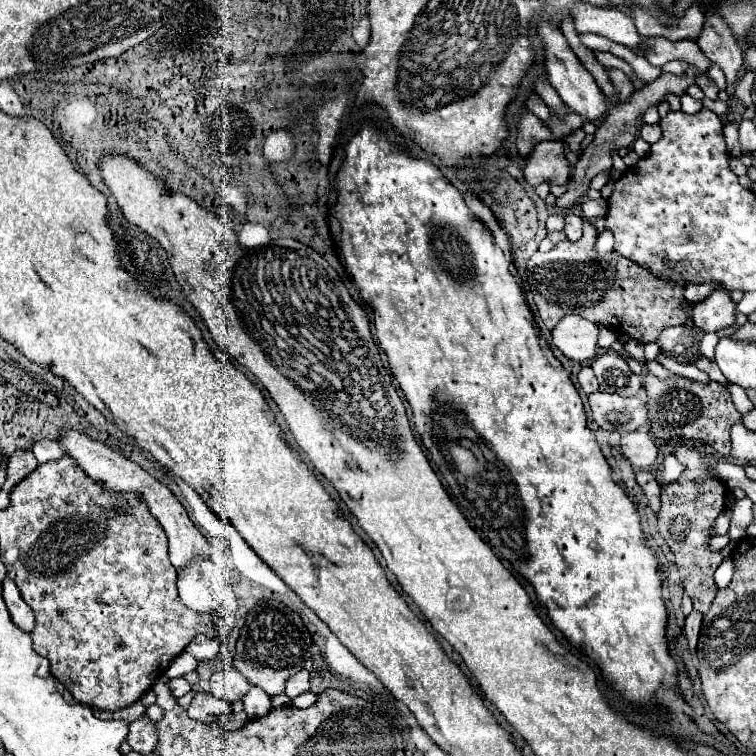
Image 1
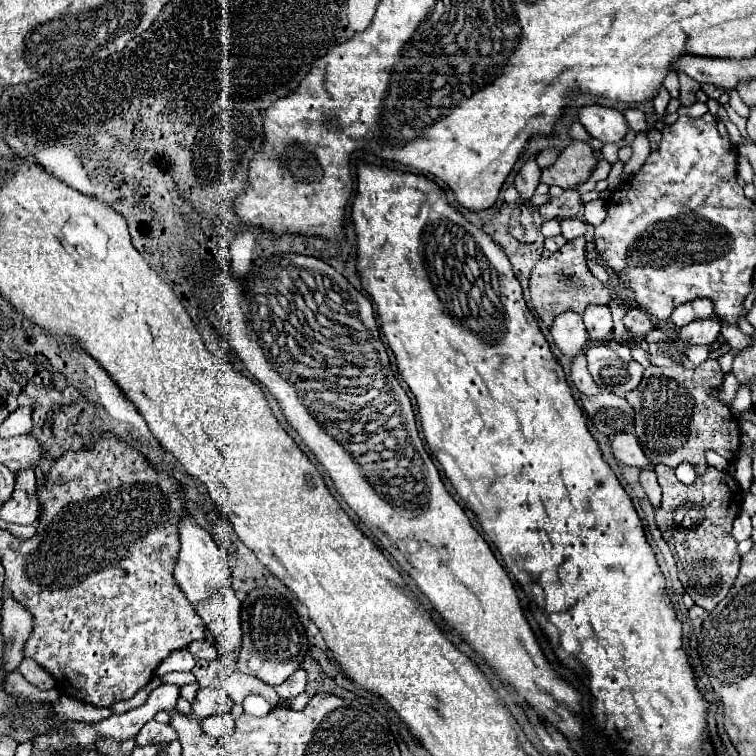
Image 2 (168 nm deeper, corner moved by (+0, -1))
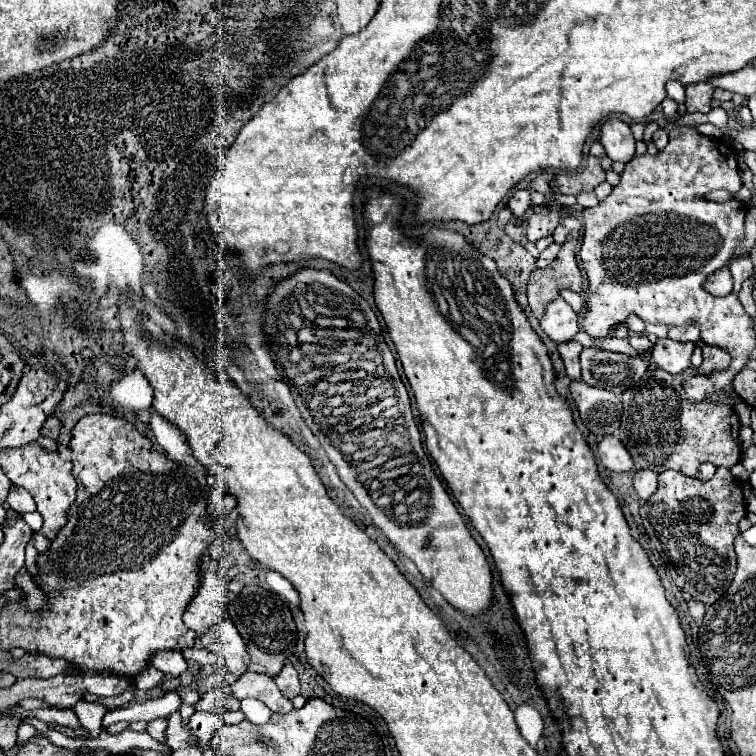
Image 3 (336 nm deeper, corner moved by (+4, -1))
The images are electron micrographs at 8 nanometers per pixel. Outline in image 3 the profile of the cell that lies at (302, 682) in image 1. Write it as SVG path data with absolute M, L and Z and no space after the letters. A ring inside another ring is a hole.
M290 663L282 667L282 671L274 677L274 681L276 681L276 685L278 685L280 693L282 693L284 697L288 697L288 699L292 699L292 697L296 697L296 695L300 693L298 671L296 671L296 669L294 669L294 665L290 665Z

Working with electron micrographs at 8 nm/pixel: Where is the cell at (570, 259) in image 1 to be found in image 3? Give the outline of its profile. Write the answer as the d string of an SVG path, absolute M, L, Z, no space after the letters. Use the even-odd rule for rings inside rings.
M572 231L562 245L554 263L546 269L534 269L528 281L528 305L536 319L544 315L544 309L550 301L560 297L562 289L570 289L582 293L584 277L576 263L576 245L578 245L578 231Z

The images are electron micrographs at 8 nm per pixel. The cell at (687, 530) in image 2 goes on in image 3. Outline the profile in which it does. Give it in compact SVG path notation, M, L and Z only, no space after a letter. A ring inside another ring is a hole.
M724 467L716 469L708 481L686 477L680 471L664 471L658 475L656 493L642 503L640 515L674 583L704 605L716 603L736 573L734 539L740 533L738 521L746 515L740 481Z

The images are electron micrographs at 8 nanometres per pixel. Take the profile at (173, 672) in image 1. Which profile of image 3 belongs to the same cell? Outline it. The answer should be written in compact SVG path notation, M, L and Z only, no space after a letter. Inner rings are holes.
M160 651L150 659L150 665L154 665L164 675L172 675L172 677L182 675L188 667L182 651Z

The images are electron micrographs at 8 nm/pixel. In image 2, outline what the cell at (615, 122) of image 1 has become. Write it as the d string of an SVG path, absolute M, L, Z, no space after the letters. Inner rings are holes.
M566 189L558 199L550 199L548 203L540 205L538 207L538 213L540 213L540 219L542 223L544 221L550 221L550 219L570 219L570 217L576 217L578 211L580 211L582 203L580 203L580 195L574 191L574 189Z

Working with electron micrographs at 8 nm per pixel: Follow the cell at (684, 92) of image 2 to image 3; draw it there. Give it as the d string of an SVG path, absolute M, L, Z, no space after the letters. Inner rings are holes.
M690 83L686 85L686 111L688 113L694 113L694 111L700 111L700 113L708 113L710 111L710 101L712 101L712 93L714 93L714 87L708 87L708 83Z

